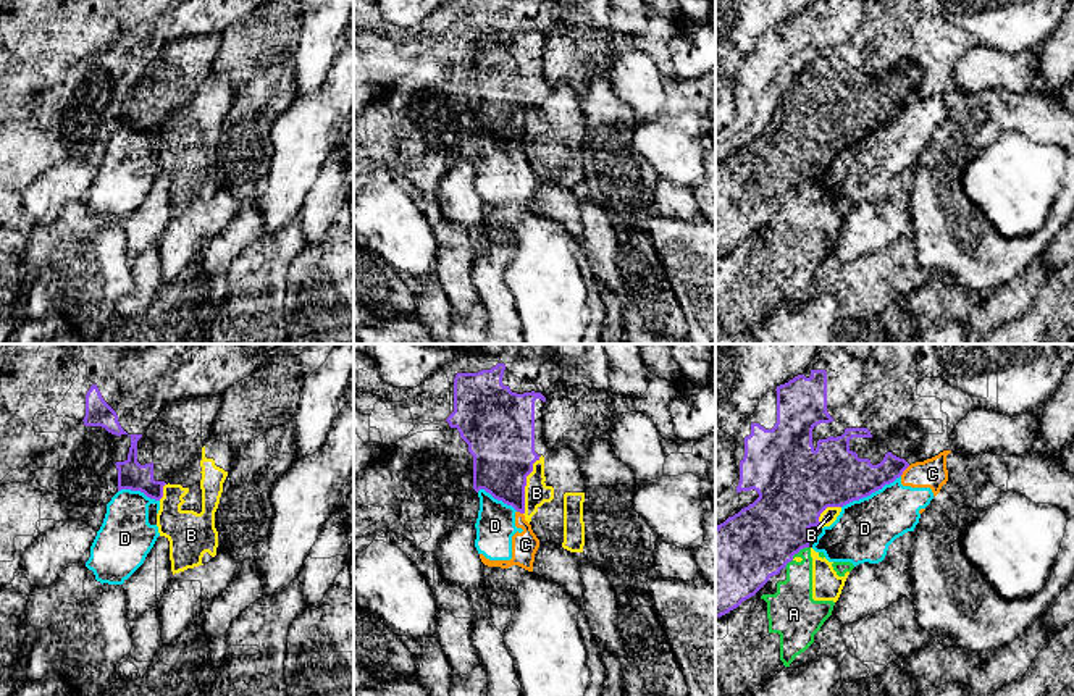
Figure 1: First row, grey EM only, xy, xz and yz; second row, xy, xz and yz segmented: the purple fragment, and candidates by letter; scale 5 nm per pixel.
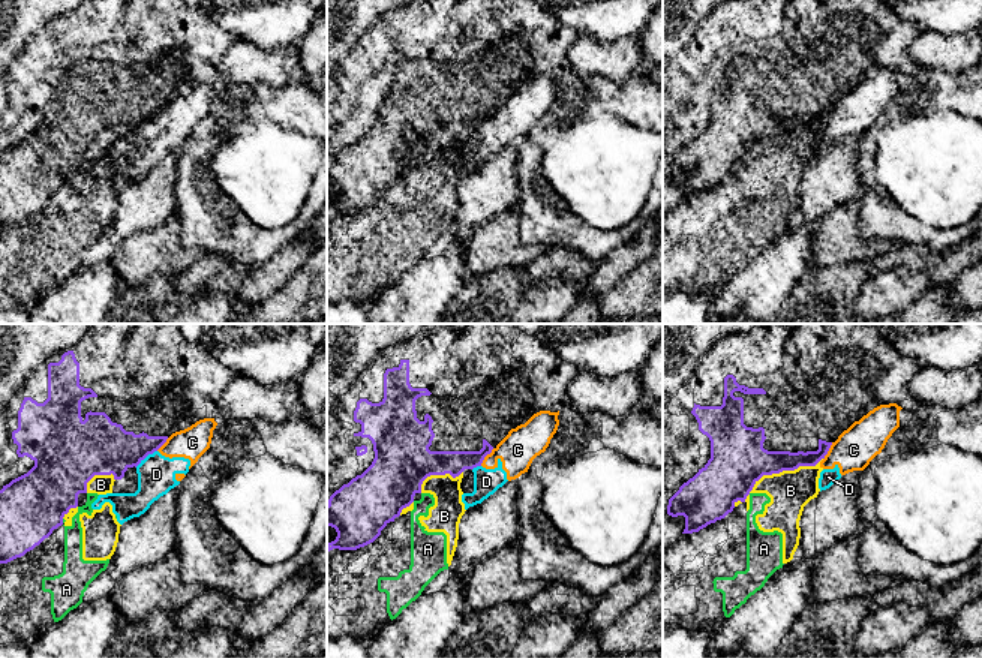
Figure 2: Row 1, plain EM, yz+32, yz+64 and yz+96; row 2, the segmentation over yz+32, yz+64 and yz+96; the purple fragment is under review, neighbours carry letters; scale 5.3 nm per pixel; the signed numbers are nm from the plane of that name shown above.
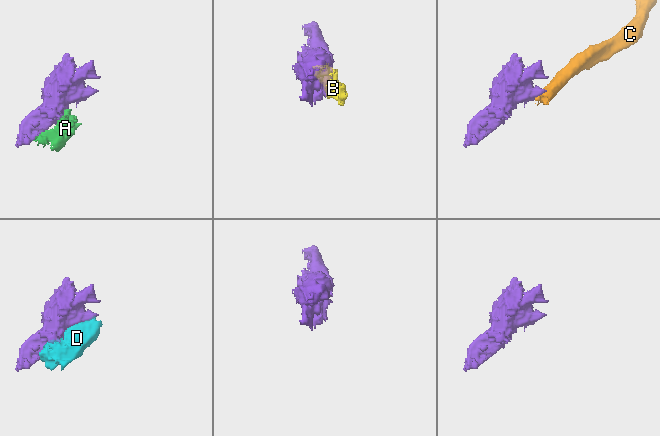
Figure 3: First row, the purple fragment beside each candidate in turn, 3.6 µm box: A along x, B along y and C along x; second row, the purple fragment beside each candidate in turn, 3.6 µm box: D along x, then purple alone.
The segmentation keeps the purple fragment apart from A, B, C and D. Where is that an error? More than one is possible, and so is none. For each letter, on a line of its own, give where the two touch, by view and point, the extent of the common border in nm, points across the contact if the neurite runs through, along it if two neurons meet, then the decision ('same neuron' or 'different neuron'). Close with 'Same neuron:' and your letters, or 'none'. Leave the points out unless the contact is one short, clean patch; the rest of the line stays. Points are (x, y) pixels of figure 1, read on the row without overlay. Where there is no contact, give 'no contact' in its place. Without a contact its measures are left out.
A: contact yz (795, 191); length 170 nm; different neuron
B: contact xz (525, 123); length 300 nm; different neuron
C: contact yz (905, 107); length 80 nm; border yz (910, 104), (900, 113); different neuron
D: contact yz (871, 131); length 340 nm; different neuron
Same neuron: none

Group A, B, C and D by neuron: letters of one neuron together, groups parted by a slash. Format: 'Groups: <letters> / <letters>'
Groups: A B / C D

